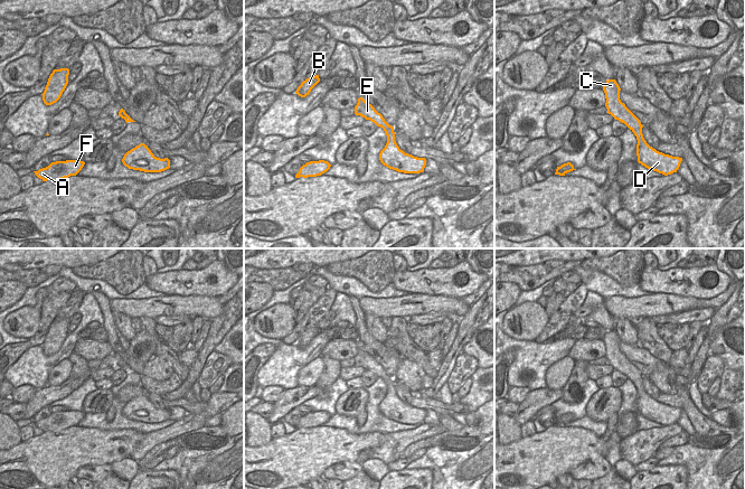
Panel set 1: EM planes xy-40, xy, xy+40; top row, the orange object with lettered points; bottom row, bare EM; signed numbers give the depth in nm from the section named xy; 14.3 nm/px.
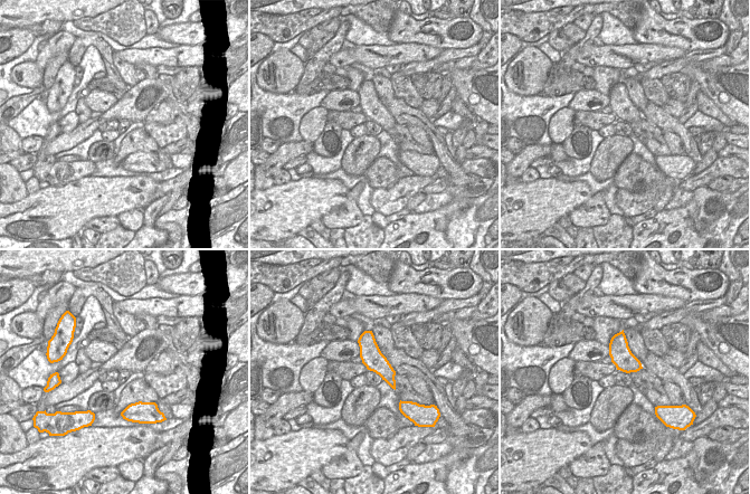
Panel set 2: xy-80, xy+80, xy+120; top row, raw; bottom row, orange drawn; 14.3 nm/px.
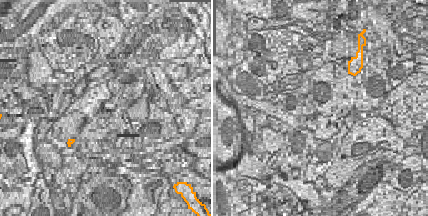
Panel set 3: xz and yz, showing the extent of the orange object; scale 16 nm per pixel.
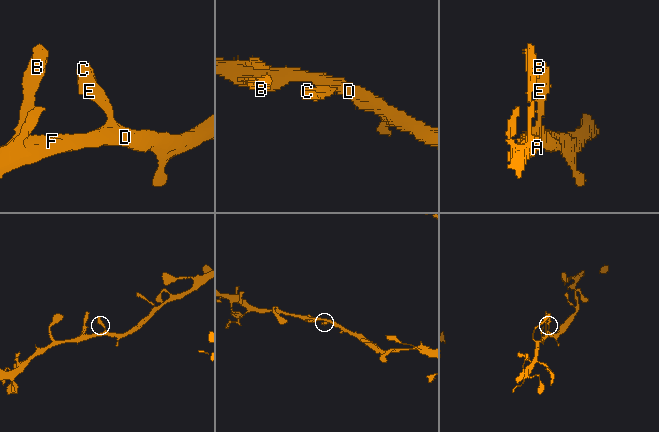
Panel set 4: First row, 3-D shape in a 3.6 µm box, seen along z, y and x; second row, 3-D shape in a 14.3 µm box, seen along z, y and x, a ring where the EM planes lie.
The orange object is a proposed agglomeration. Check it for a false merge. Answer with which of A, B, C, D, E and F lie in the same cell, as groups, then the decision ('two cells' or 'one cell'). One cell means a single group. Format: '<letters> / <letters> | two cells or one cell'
A B C D E F | one cell

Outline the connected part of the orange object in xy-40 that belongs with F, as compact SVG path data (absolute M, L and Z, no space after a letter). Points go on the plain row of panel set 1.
M66 411L51 413L48 417L34 422L43 432L59 432L70 426L76 426L85 413L79 411Z

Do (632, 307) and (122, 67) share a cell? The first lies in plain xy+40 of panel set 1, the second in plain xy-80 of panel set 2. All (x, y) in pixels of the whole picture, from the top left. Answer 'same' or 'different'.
different

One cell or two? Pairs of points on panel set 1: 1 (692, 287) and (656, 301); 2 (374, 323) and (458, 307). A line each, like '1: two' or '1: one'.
1: two
2: two

